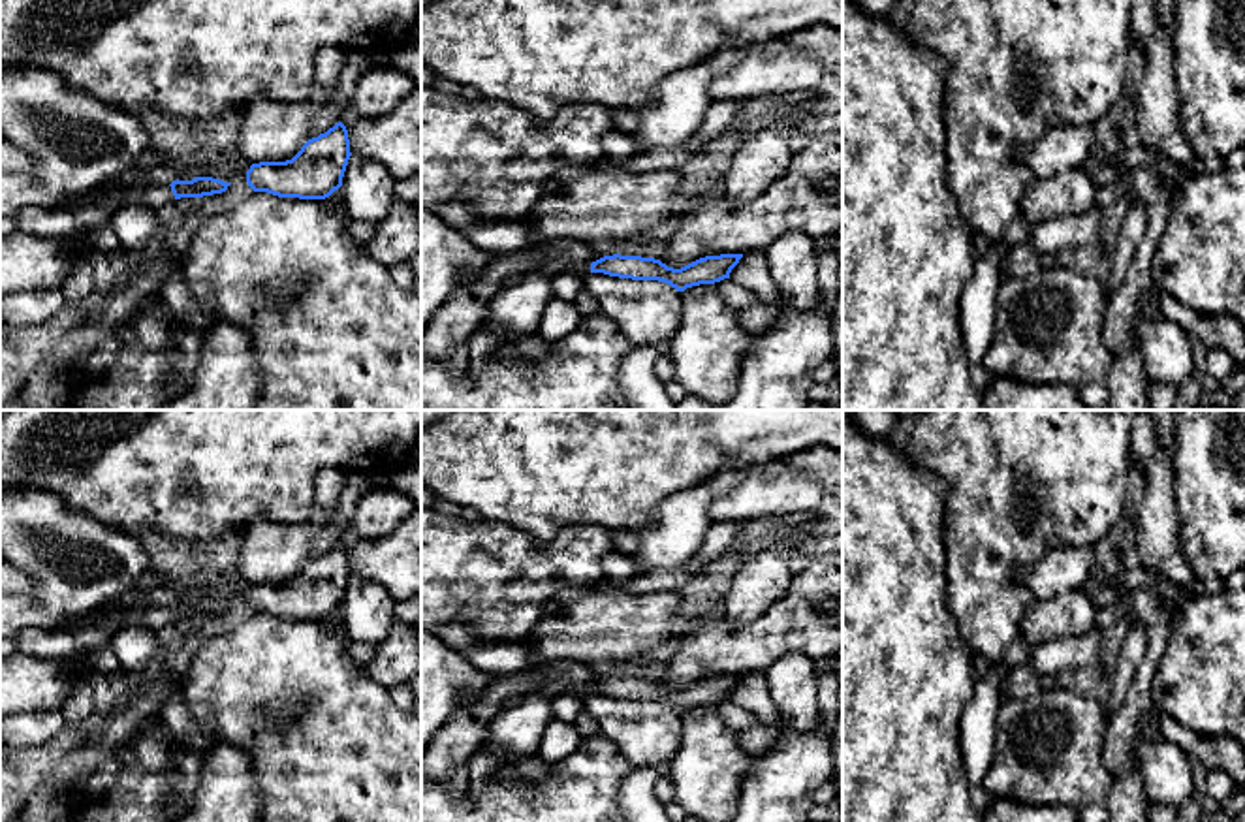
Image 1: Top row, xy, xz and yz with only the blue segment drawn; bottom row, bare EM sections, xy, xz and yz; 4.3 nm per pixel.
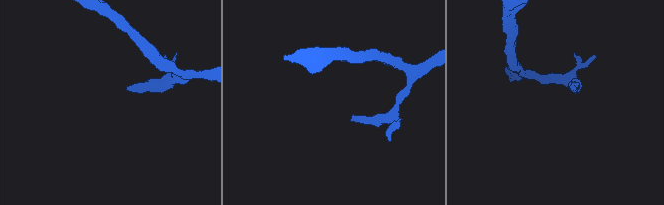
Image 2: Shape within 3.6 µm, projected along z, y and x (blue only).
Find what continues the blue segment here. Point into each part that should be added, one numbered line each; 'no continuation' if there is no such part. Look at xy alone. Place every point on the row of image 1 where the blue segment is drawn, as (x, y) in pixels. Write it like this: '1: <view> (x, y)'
1: xy (55, 222)

